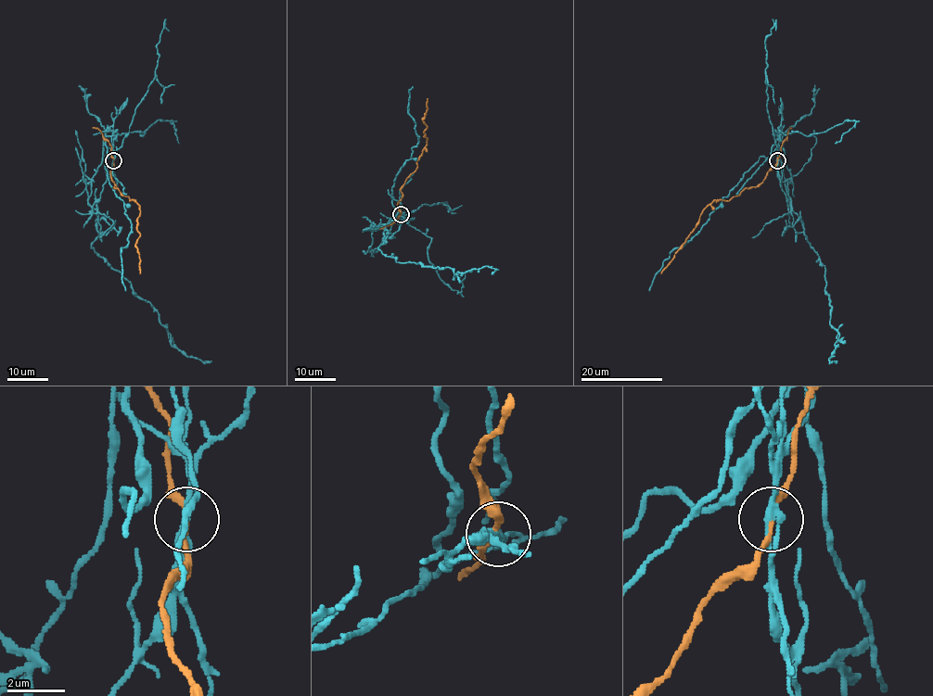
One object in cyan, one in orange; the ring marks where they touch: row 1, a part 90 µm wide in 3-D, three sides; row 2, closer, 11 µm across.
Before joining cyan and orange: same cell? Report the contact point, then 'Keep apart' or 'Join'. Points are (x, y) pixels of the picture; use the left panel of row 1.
Place: (113, 160). Keep apart

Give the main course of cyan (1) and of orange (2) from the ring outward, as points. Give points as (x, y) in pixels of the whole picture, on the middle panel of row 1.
1: (401, 215), (383, 227), (385, 242), (377, 248), (384, 255), (450, 267), (454, 275), (489, 266), (492, 274)
2: (401, 215), (397, 205), (402, 186), (415, 170), (427, 144), (423, 120), (427, 98)

